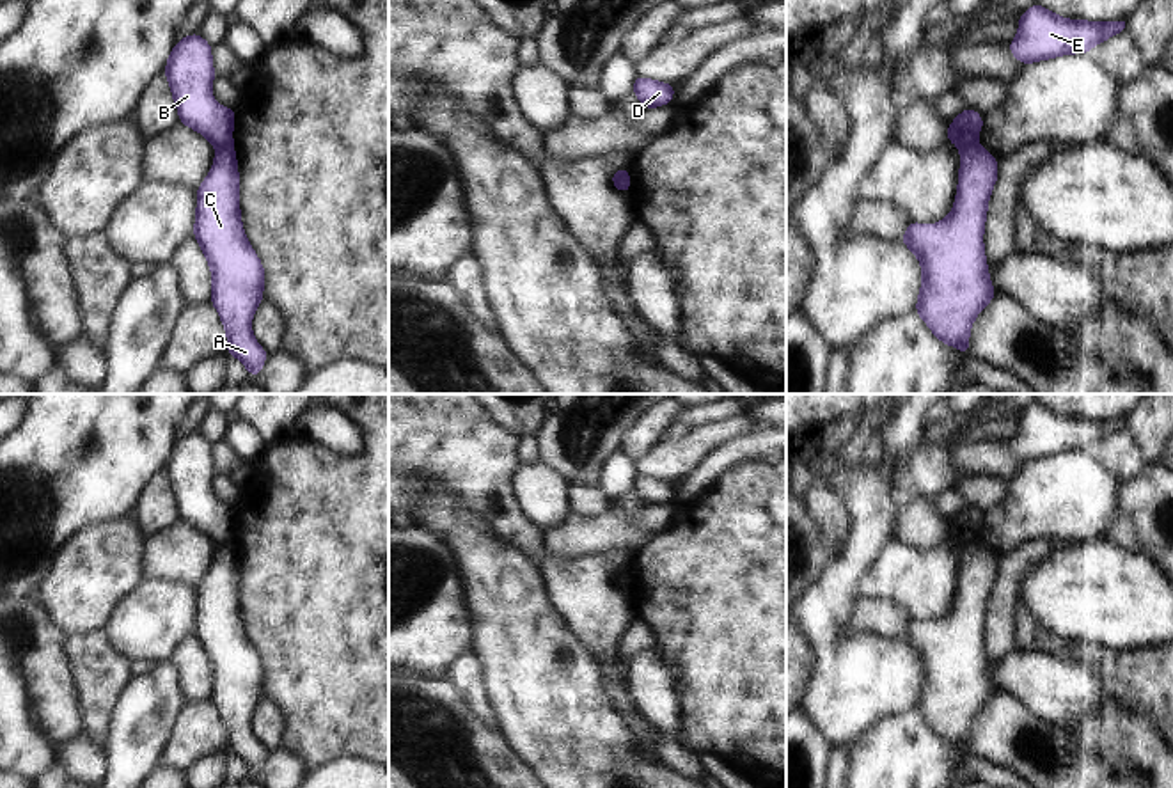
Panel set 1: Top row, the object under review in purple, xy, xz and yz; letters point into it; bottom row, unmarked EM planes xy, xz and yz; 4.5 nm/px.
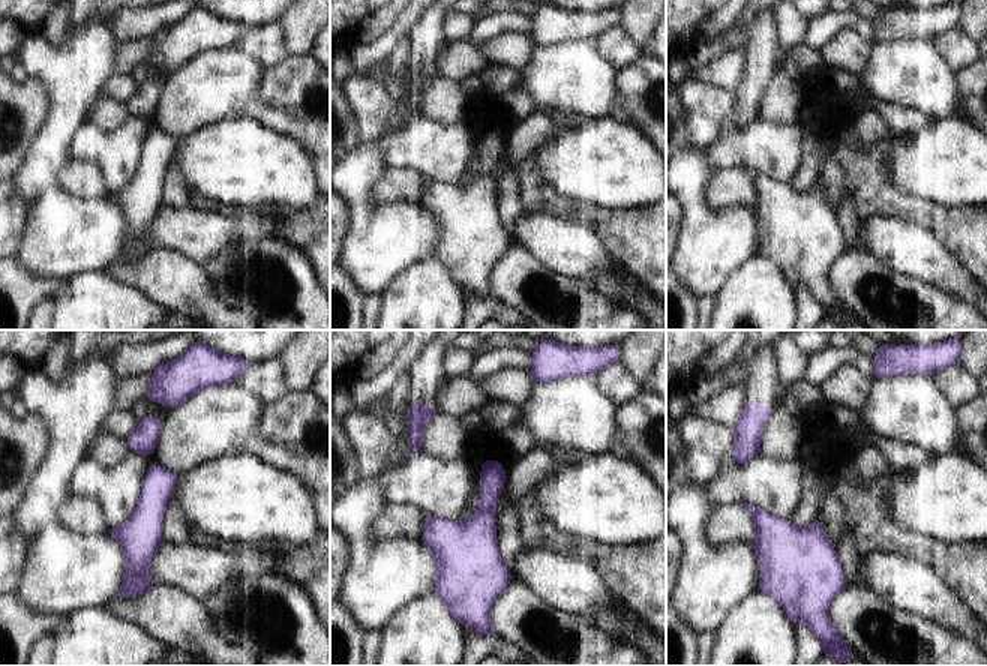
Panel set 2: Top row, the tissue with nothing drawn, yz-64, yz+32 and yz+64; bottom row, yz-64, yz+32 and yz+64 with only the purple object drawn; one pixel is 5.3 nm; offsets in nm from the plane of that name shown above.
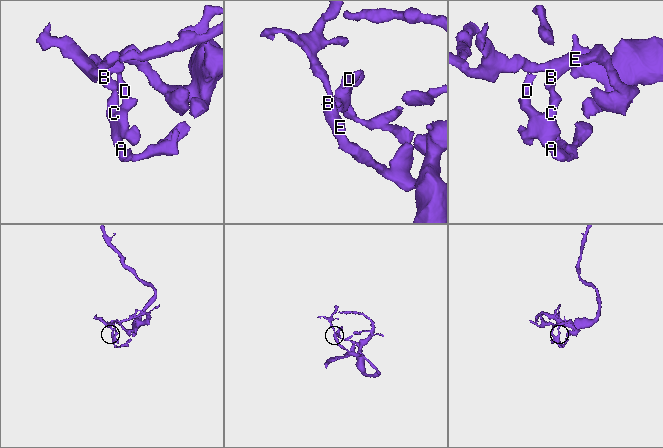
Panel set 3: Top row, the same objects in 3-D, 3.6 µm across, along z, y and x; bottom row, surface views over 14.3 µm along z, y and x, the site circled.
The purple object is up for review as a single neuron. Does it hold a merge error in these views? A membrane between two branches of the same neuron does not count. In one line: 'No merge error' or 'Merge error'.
Merge error

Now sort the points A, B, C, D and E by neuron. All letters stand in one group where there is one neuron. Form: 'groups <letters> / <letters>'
groups A C D / B E

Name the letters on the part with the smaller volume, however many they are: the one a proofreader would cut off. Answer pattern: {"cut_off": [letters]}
{"cut_off": ["A", "C", "D"]}

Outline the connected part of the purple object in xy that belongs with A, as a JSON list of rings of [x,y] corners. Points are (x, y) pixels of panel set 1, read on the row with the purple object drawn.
[[[232,146],[216,149],[215,165],[197,190],[197,218],[193,236],[208,257],[213,275],[211,303],[216,307],[227,332],[227,353],[243,362],[256,378],[261,373],[268,353],[254,339],[250,321],[263,300],[264,270],[252,250],[240,220],[236,151]]]

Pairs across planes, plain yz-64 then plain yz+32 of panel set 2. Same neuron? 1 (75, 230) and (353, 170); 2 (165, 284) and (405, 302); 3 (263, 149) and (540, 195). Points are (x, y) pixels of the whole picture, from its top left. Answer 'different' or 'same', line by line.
1: same
2: different
3: different

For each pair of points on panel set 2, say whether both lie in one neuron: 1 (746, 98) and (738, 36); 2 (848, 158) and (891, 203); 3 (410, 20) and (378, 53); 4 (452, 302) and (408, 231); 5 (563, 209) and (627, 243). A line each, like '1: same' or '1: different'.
1: different
2: same
3: same
4: different
5: same

